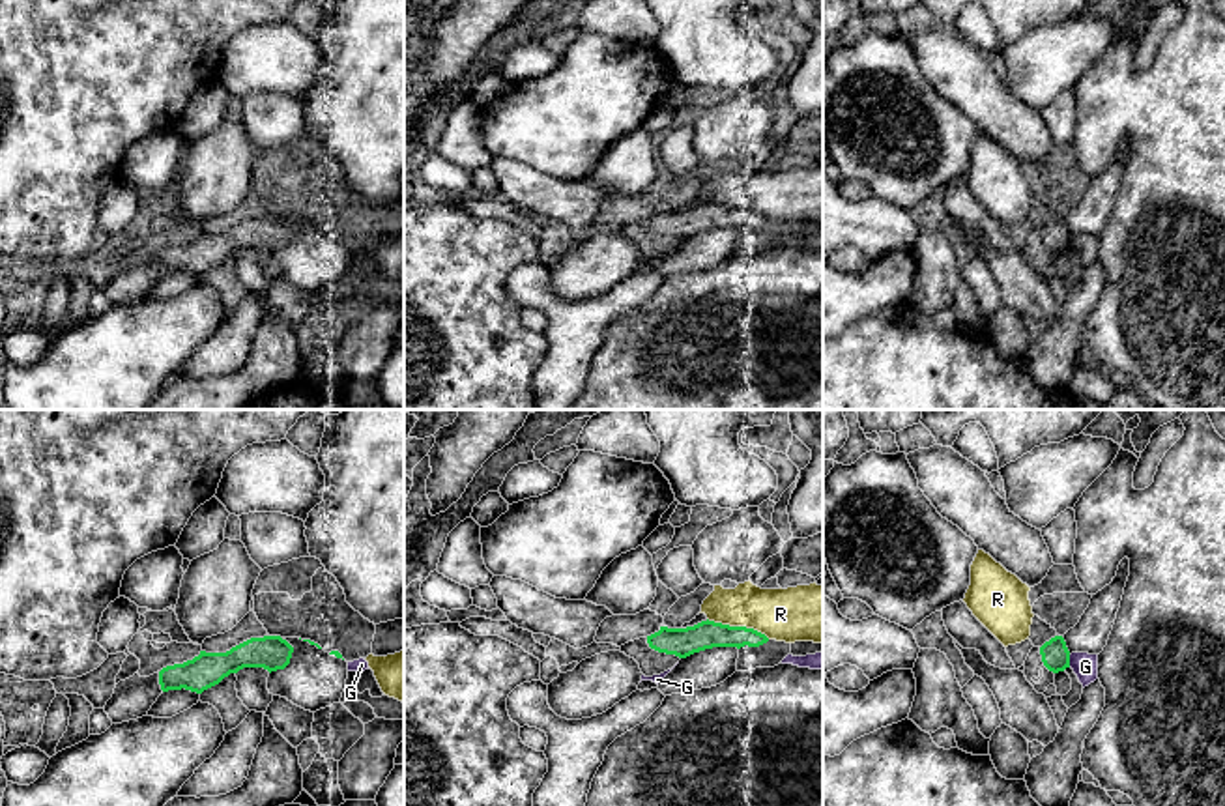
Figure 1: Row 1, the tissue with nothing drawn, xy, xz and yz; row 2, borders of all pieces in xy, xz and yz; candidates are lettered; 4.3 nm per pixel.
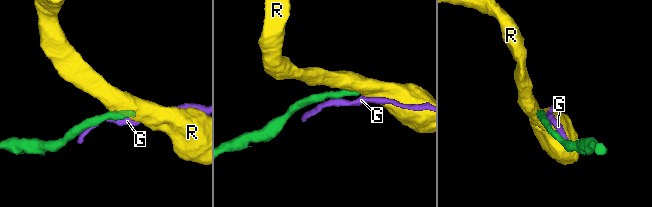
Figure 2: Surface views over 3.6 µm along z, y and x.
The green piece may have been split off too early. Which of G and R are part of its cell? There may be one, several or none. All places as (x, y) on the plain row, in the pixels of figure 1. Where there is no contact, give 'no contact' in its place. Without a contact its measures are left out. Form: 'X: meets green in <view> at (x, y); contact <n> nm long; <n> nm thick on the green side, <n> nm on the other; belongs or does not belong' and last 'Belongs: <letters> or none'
G: meets green in yz at (1068, 242); contact 60 nm long; 120 nm thick on the green side, 110 nm on the other; does not belong
R: meets green in xz at (739, 208); contact 280 nm long; 130 nm thick on the green side, 240 nm on the other; does not belong
Belongs: none

